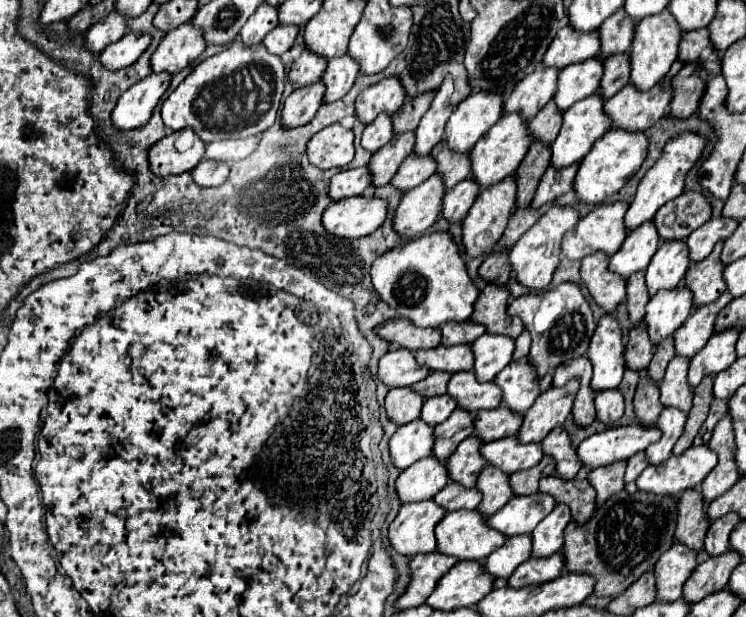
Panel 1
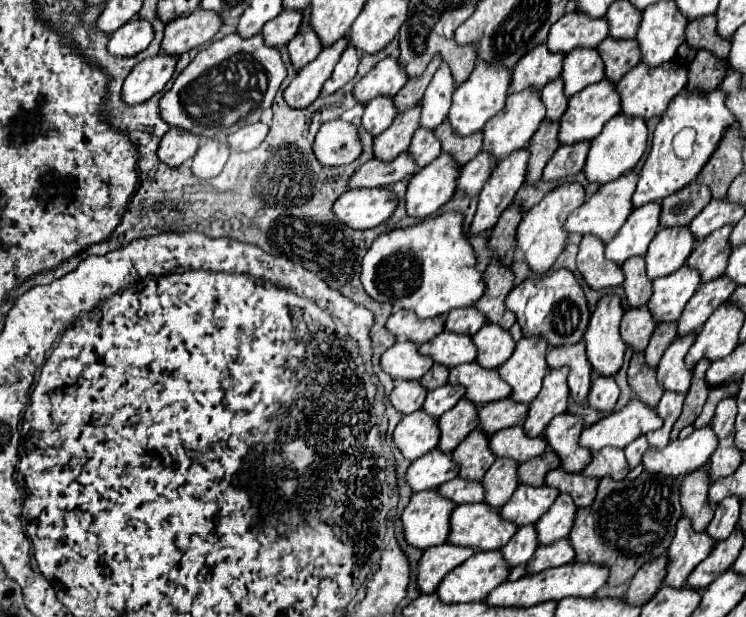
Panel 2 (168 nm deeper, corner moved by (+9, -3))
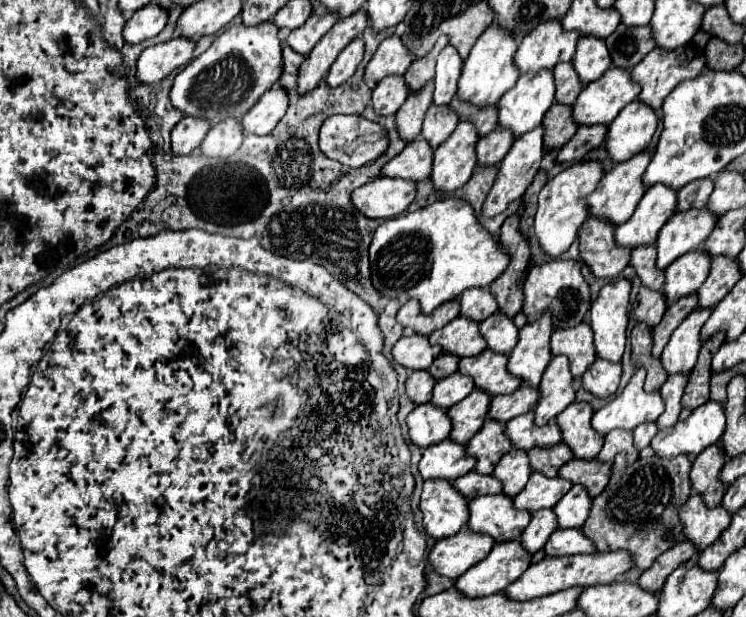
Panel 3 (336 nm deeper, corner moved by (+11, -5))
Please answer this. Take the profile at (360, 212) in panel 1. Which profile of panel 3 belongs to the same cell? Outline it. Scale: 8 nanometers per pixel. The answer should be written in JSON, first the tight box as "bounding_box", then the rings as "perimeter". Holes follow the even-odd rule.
{"bounding_box":[350,178,414,218],"perimeter":[[[376,178],[356,188],[350,200],[366,218],[394,218],[410,206],[414,194],[414,182],[404,182],[400,178]]]}

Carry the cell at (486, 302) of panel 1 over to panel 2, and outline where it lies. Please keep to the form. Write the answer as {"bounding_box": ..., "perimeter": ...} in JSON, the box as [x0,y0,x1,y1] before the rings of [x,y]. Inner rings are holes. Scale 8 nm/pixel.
{"bounding_box":[476,256,516,328],"perimeter":[[[494,256],[484,272],[486,292],[476,302],[476,308],[488,316],[488,322],[496,322],[502,328],[510,328],[516,322],[516,316],[504,306],[506,296],[514,288],[514,272],[504,264],[498,264],[498,256]]]}

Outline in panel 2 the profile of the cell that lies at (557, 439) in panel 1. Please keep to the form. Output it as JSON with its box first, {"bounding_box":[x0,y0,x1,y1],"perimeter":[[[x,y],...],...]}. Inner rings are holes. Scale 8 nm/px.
{"bounding_box":[544,414,592,472],"perimeter":[[[562,414],[556,416],[544,432],[550,448],[560,456],[562,468],[566,472],[582,472],[586,464],[590,464],[592,460],[592,452],[578,444],[578,436],[582,428],[584,422],[580,416]]]}

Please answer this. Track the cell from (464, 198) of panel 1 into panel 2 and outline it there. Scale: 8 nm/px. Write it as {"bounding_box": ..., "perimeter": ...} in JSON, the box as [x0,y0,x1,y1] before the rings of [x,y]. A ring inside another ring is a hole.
{"bounding_box":[458,152,496,196],"perimeter":[[[478,152],[478,156],[470,160],[470,164],[462,166],[462,172],[458,178],[458,190],[468,196],[478,194],[484,182],[488,180],[490,172],[494,172],[494,168],[496,168],[494,156],[486,156],[486,152]]]}

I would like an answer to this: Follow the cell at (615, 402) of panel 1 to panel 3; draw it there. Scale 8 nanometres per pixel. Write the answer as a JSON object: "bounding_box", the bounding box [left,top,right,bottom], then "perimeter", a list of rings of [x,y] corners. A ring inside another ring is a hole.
{"bounding_box":[582,358,622,400],"perimeter":[[[596,358],[596,362],[582,376],[582,386],[586,392],[604,400],[604,398],[616,394],[620,374],[622,374],[620,364],[612,366],[612,362],[604,362],[604,360]]]}

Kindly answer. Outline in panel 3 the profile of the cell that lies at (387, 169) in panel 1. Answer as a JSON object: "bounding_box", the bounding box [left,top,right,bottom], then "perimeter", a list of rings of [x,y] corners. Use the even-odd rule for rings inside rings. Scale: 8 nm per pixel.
{"bounding_box":[396,84,432,142],"perimeter":[[[432,84],[424,86],[424,90],[418,90],[416,94],[410,94],[396,112],[396,128],[404,142],[412,142],[418,138],[422,128],[422,118],[430,102],[432,102]]]}

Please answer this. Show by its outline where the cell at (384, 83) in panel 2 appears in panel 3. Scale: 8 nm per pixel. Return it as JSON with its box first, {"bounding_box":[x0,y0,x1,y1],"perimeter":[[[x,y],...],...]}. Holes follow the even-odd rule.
{"bounding_box":[364,36,412,84],"perimeter":[[[390,36],[386,38],[376,54],[372,56],[372,60],[368,62],[366,70],[364,70],[364,80],[366,82],[374,82],[378,84],[380,80],[388,78],[388,76],[402,76],[408,66],[412,64],[412,54],[404,48],[402,40],[398,36]]]}

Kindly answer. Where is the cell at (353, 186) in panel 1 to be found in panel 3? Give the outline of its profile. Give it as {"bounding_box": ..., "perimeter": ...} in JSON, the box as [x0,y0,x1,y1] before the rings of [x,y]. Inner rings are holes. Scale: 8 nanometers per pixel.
{"bounding_box":[380,138,432,180],"perimeter":[[[422,138],[408,142],[406,148],[388,160],[380,168],[380,176],[384,178],[402,178],[402,180],[428,180],[432,168],[432,148]]]}

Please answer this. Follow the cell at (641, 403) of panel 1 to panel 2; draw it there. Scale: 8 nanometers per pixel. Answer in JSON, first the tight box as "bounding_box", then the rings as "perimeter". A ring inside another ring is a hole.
{"bounding_box":[628,352,664,408],"perimeter":[[[634,352],[628,368],[628,382],[632,386],[634,396],[640,396],[640,400],[652,408],[664,394],[660,384],[656,384],[656,368],[650,368],[646,364],[644,352]]]}

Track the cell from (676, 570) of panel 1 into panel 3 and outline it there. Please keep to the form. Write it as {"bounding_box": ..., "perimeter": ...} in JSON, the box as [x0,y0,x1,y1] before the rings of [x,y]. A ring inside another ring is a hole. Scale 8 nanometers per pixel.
{"bounding_box":[678,494,730,554],"perimeter":[[[692,494],[686,500],[678,510],[678,516],[684,526],[684,538],[696,546],[698,554],[712,546],[730,524],[730,514],[724,512],[722,506],[708,510],[698,494]]]}

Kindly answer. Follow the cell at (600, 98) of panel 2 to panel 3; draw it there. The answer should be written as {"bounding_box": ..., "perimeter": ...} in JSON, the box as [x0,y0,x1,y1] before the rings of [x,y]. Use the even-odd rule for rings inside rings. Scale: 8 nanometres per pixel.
{"bounding_box":[572,68,640,126],"perimeter":[[[610,68],[602,78],[582,88],[572,106],[572,118],[578,126],[610,124],[618,112],[636,100],[640,88],[630,80],[630,74],[620,68]]]}

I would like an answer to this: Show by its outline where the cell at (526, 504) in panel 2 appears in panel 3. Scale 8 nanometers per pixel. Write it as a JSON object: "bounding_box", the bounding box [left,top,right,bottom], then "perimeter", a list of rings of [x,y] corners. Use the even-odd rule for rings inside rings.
{"bounding_box":[514,472,572,514],"perimeter":[[[532,472],[524,490],[518,496],[514,496],[514,508],[528,510],[530,514],[542,508],[552,508],[570,488],[572,488],[572,482],[568,480],[544,478],[542,474]]]}

